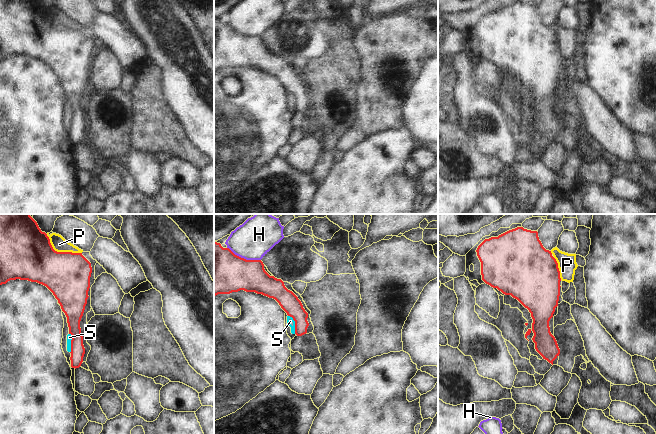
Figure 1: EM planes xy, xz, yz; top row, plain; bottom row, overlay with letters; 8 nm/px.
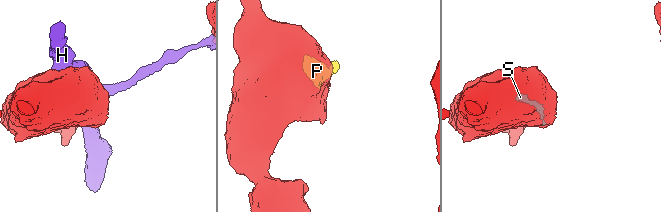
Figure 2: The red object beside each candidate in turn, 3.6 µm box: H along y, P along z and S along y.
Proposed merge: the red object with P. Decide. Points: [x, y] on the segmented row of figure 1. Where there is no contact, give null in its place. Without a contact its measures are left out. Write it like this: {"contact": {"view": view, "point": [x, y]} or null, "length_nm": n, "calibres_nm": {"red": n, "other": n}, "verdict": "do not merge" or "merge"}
{"contact": {"view": "xy", "point": [60, 252]}, "length_nm": 320, "calibres_nm": {"red": 400, "other": 120}, "verdict": "do not merge"}

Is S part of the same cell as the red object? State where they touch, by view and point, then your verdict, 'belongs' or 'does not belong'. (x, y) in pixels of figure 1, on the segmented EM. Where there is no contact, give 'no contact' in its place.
xz (295, 324) | does not belong

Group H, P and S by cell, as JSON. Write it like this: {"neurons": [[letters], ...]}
{"neurons": [["H"], ["P", "S"]]}

